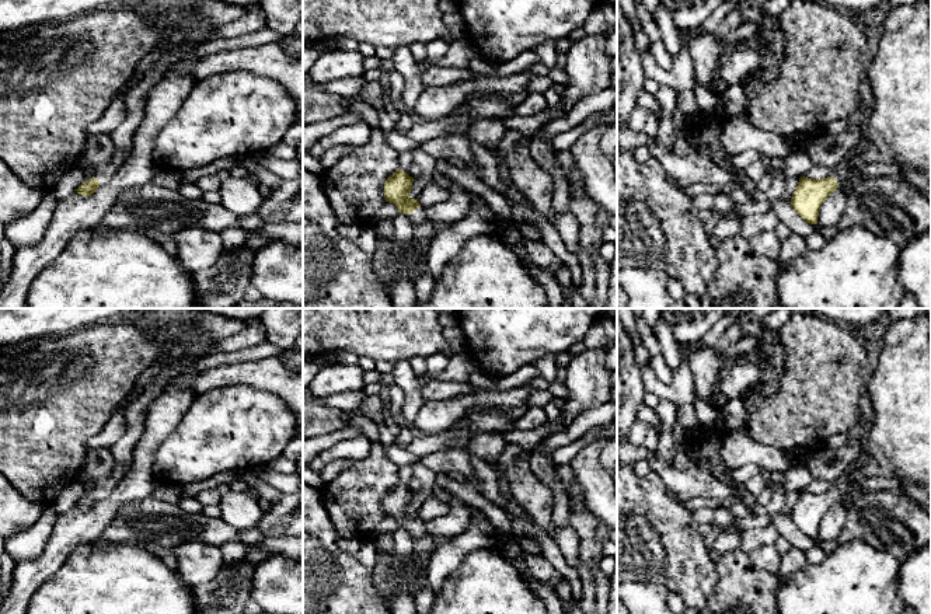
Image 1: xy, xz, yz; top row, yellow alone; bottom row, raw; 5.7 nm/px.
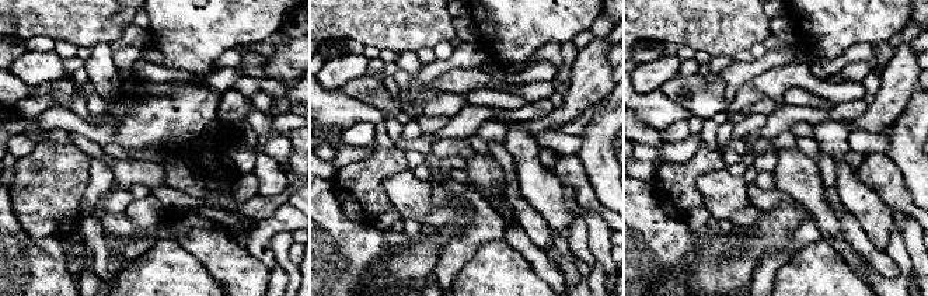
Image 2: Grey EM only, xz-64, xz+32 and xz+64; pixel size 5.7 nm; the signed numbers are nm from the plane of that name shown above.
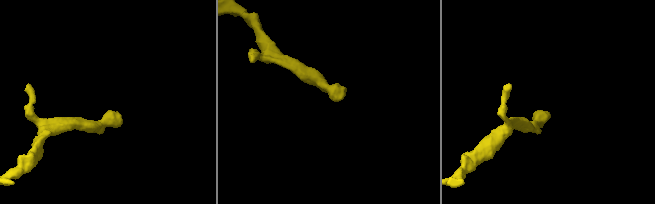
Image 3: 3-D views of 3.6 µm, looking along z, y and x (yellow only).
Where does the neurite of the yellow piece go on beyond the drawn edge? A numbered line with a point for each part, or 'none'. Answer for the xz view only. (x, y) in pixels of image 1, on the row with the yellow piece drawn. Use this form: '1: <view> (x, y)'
1: xz (417, 217)

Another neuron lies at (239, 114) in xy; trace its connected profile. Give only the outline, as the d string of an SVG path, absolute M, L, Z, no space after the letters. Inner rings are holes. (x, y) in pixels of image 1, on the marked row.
M229 71L199 80L153 143L157 170L181 172L219 158L255 157L283 140L296 122L296 104L280 83L250 71Z

